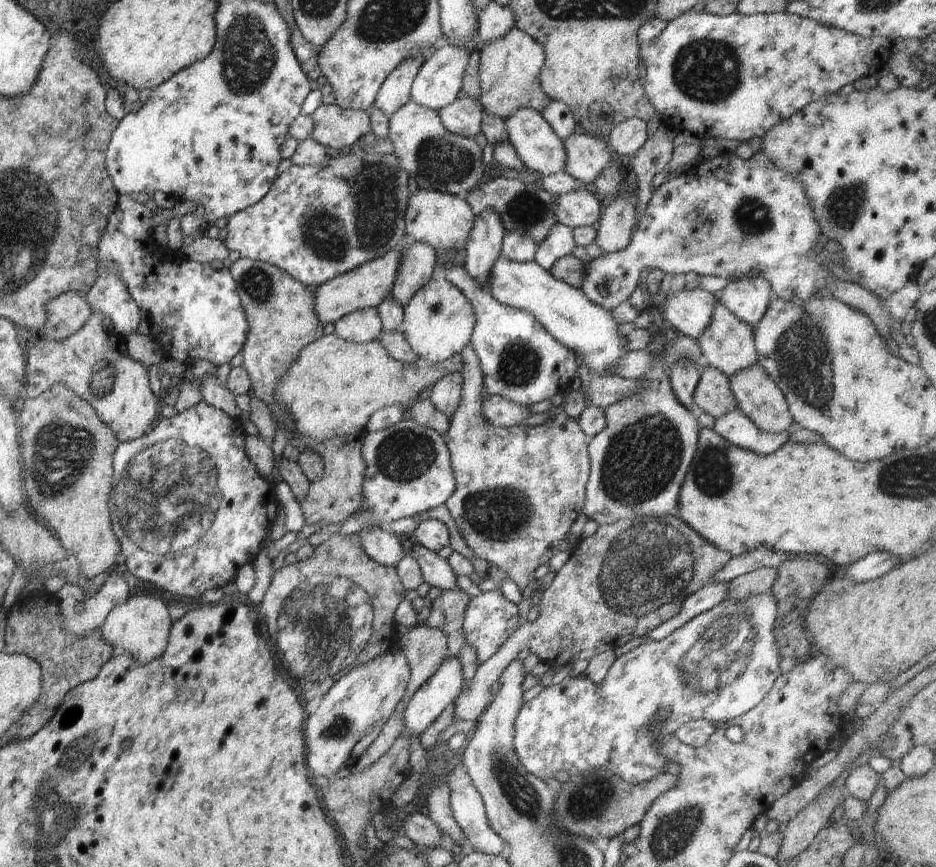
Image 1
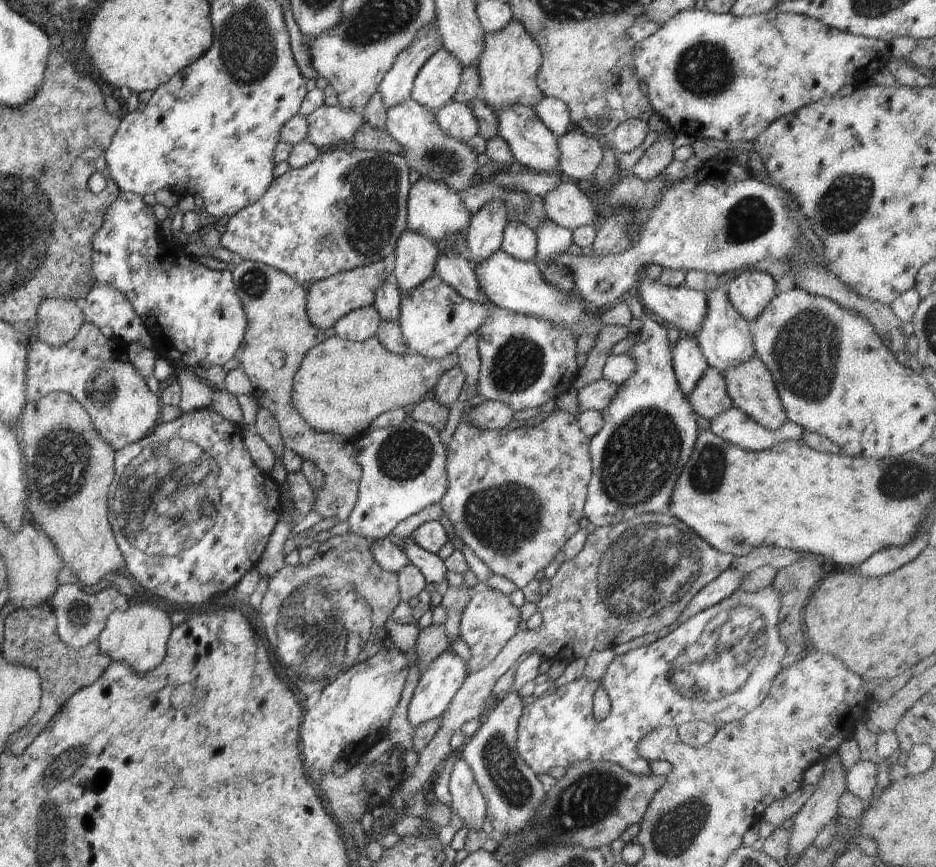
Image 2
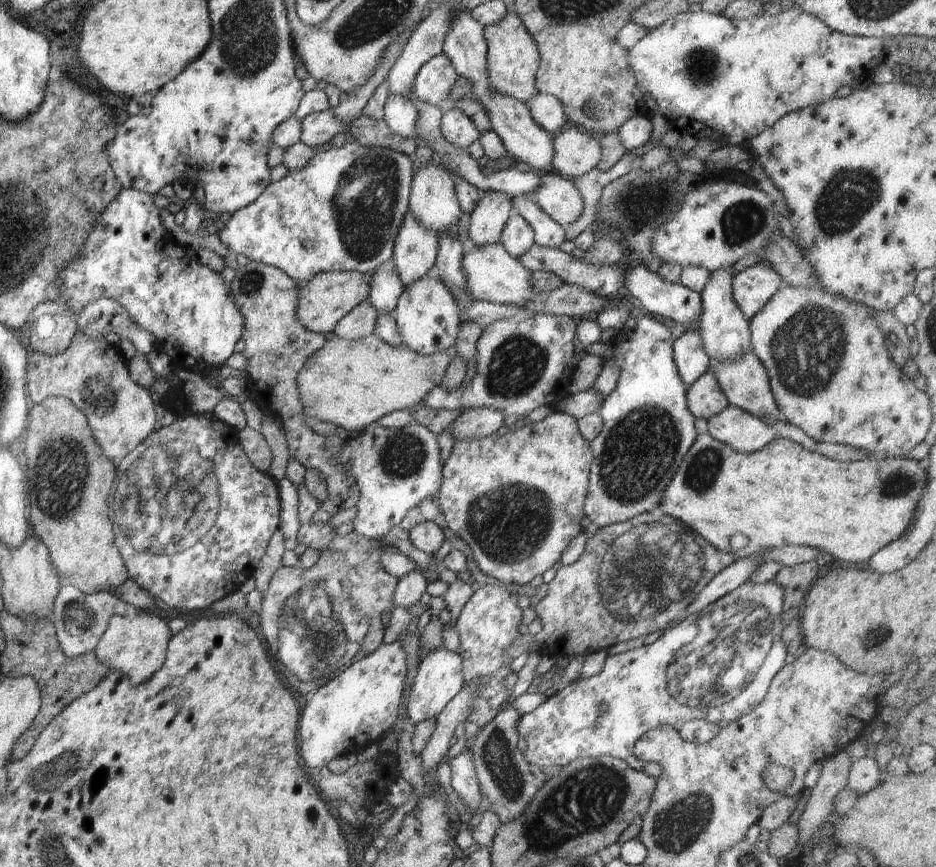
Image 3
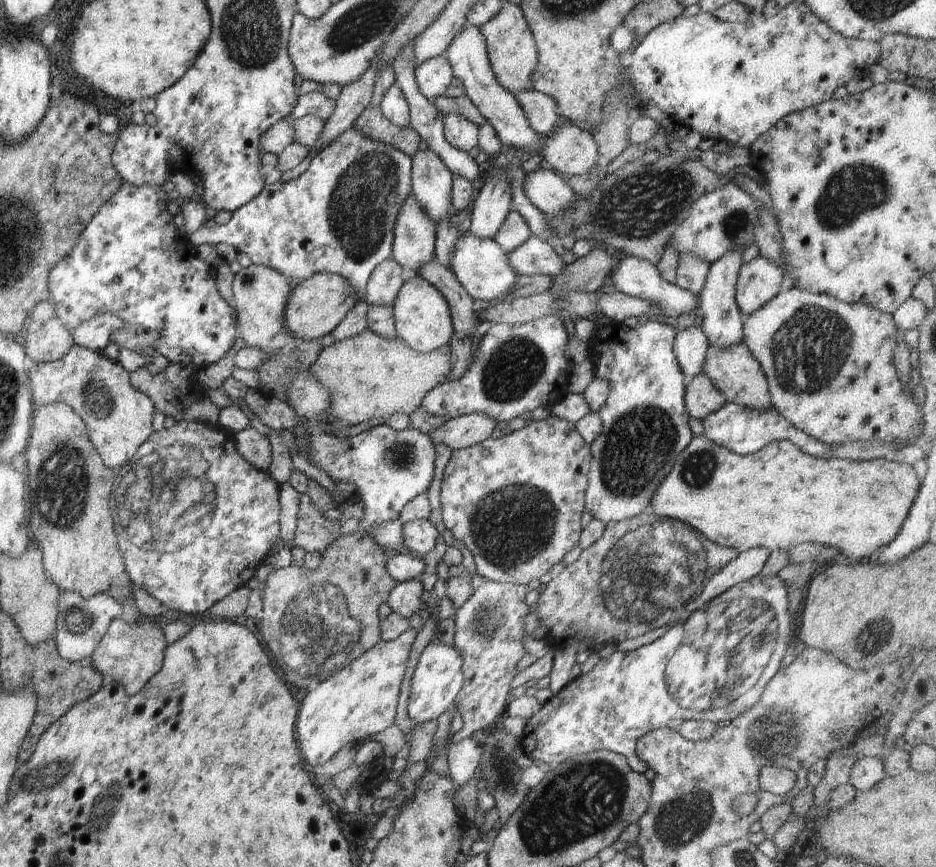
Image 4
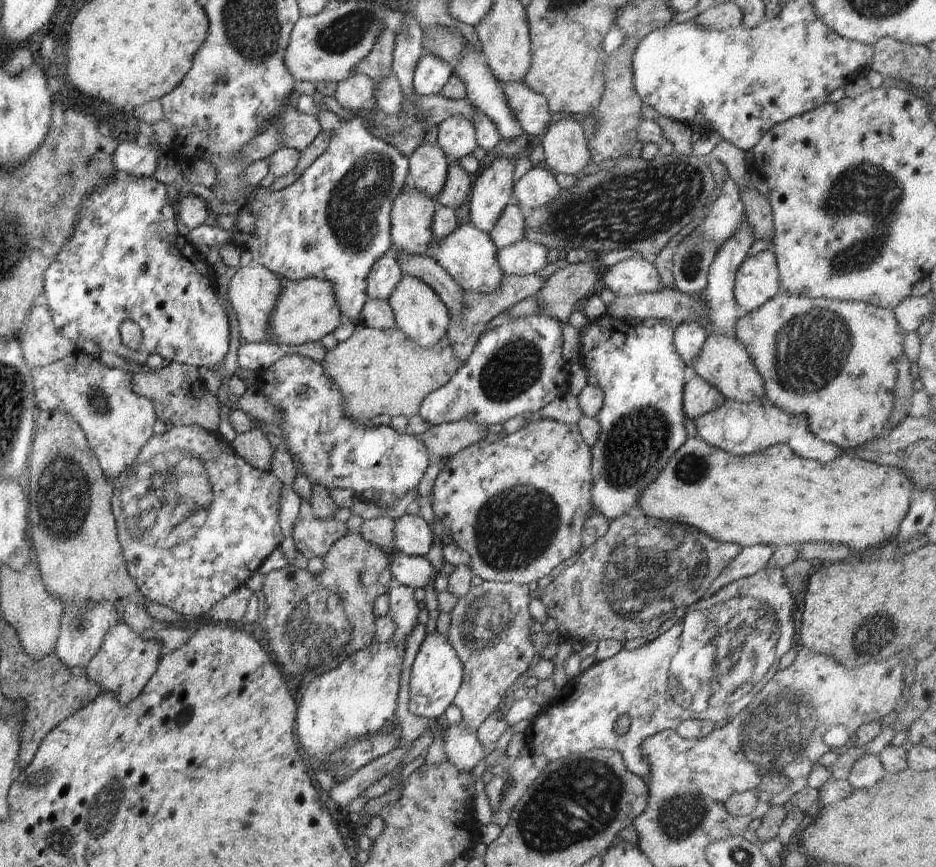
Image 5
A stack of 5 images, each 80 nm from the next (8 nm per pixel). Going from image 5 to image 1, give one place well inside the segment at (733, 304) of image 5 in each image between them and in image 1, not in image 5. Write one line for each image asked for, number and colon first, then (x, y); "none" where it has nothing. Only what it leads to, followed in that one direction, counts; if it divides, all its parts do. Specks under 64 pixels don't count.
1: (728, 344)
2: (726, 340)
3: (725, 332)
4: (722, 320)

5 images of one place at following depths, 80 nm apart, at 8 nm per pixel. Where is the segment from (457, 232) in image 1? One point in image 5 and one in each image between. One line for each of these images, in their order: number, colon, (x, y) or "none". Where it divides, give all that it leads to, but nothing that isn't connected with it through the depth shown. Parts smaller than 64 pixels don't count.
2: (433, 210)
3: (433, 201)
4: (431, 183)
5: (428, 164)

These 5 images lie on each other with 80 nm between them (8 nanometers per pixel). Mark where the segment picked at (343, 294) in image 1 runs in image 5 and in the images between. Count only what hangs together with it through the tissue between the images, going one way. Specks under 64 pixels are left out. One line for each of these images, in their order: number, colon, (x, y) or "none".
2: (328, 300)
3: (323, 301)
4: (316, 306)
5: (305, 311)

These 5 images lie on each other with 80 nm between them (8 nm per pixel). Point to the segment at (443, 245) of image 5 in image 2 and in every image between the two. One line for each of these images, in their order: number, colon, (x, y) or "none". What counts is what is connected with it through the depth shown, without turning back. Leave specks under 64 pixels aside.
2: (512, 284)
3: (492, 275)
4: (481, 266)

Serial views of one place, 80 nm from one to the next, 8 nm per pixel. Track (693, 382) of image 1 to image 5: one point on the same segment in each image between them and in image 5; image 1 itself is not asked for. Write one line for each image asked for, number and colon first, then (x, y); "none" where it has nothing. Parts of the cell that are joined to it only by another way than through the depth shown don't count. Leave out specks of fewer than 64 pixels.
2: (689, 364)
3: (691, 359)
4: (690, 345)
5: (688, 337)

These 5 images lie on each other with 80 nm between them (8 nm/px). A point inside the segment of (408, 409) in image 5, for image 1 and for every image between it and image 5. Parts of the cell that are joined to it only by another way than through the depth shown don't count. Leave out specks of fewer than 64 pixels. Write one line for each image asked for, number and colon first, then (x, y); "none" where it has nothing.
1: (334, 387)
2: (341, 386)
3: (353, 384)
4: (368, 376)

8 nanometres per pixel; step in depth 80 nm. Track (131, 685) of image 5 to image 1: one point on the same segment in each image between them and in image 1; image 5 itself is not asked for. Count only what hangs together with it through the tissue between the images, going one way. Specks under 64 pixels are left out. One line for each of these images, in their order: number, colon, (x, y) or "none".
1: (141, 627)
2: (138, 636)
3: (136, 648)
4: (131, 654)

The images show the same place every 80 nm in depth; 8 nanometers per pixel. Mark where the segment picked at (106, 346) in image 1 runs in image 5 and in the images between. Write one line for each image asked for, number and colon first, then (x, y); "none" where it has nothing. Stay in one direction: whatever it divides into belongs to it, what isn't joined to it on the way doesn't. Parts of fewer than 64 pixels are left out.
2: (92, 369)
3: (94, 376)
4: (118, 417)
5: (117, 423)

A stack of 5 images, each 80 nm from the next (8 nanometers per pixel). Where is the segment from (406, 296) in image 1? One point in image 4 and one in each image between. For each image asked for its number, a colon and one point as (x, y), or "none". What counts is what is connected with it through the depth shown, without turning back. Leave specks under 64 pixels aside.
2: (415, 258)
3: (415, 249)
4: (414, 244)

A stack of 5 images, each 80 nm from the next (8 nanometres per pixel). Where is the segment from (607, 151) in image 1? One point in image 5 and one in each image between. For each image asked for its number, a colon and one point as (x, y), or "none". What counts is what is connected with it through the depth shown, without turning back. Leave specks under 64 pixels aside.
2: (580, 154)
3: (576, 152)
4: (570, 150)
5: (566, 152)

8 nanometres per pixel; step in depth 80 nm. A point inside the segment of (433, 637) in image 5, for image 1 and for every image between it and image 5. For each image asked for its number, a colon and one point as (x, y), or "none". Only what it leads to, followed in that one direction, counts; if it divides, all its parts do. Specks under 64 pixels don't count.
1: (438, 692)
2: (436, 687)
3: (439, 677)
4: (438, 677)

